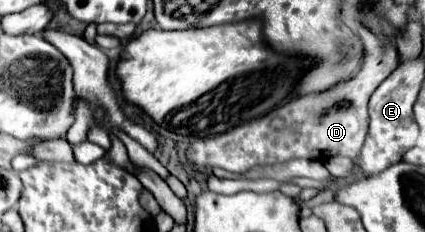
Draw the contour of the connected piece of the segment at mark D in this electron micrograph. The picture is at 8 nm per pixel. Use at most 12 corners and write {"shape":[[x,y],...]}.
{"shape":[[367,27],[353,79],[193,141],[195,167],[243,175],[357,159],[369,97],[399,53]]}

